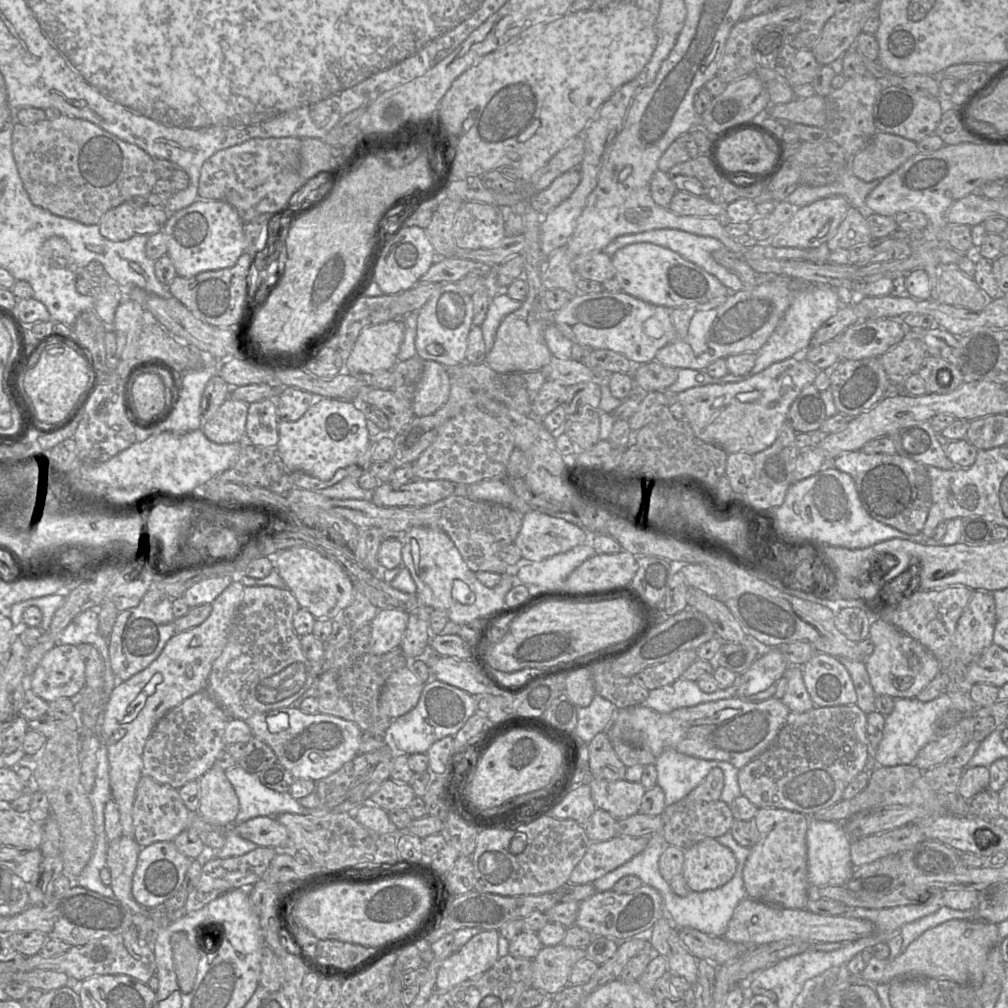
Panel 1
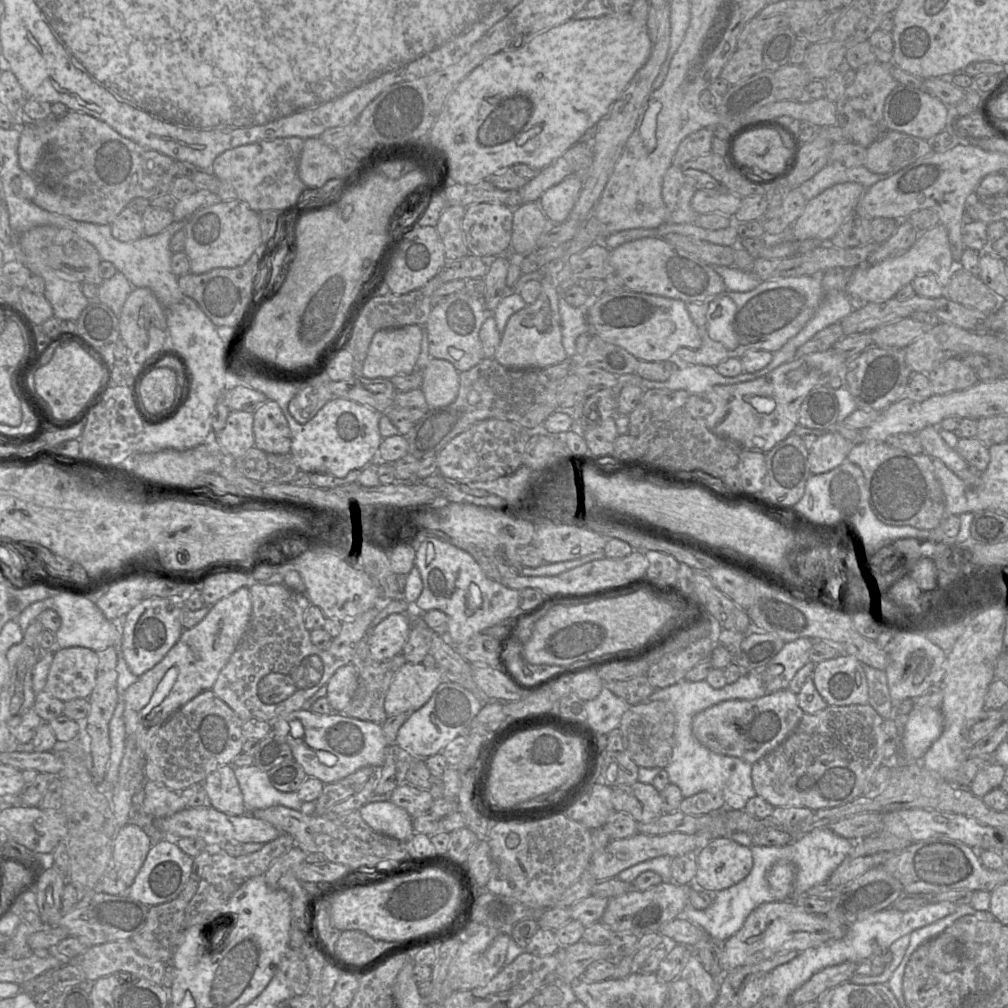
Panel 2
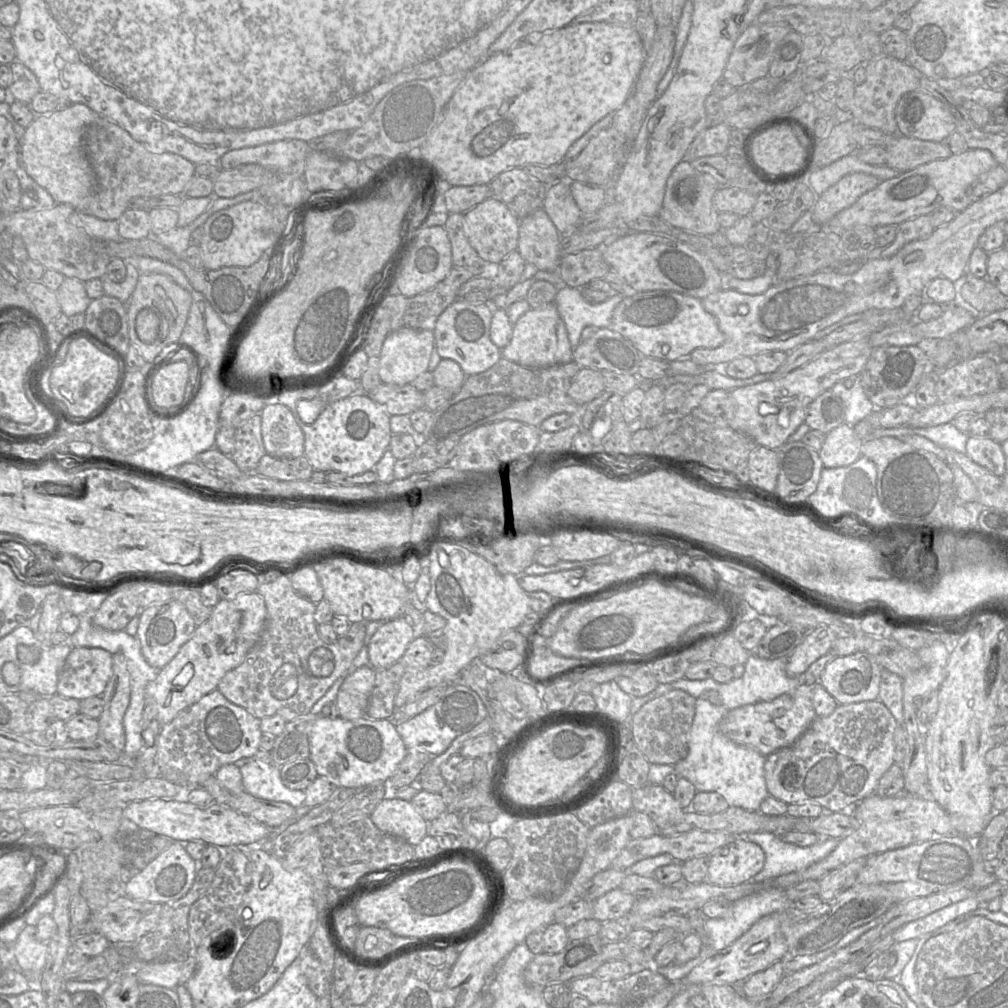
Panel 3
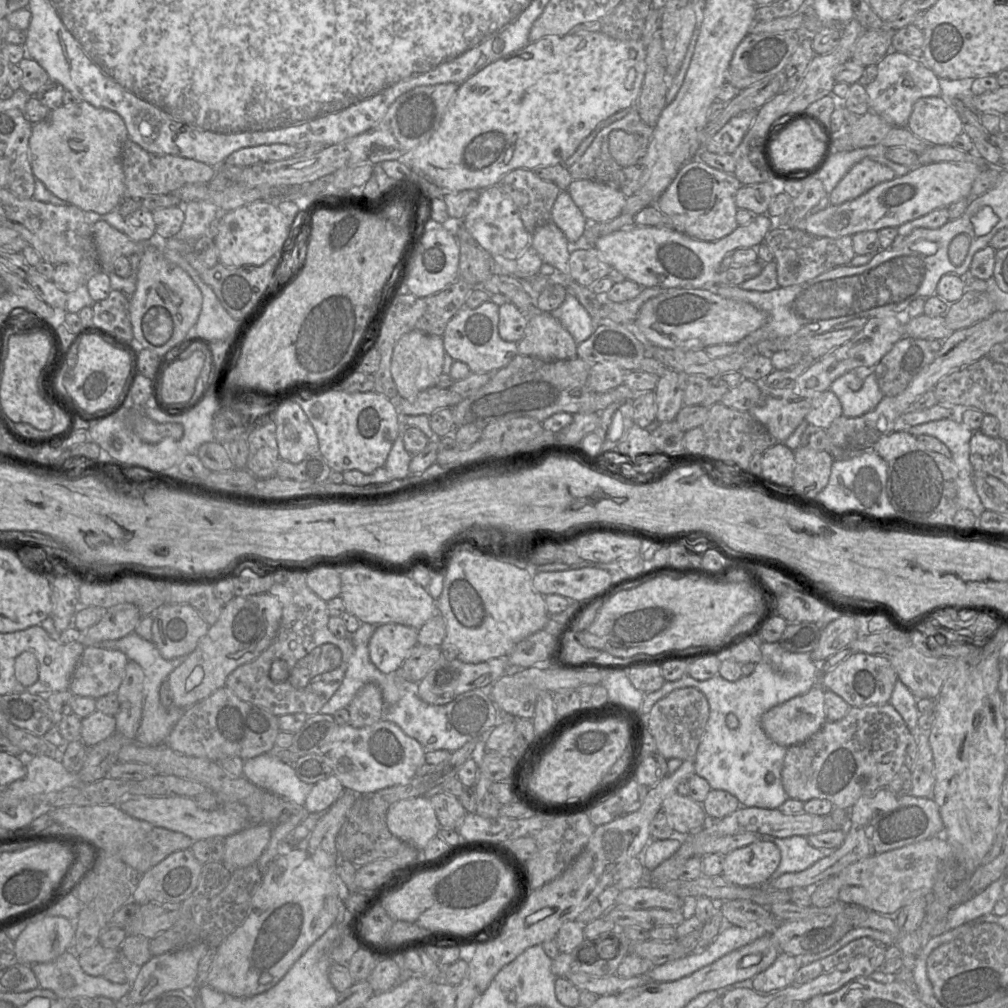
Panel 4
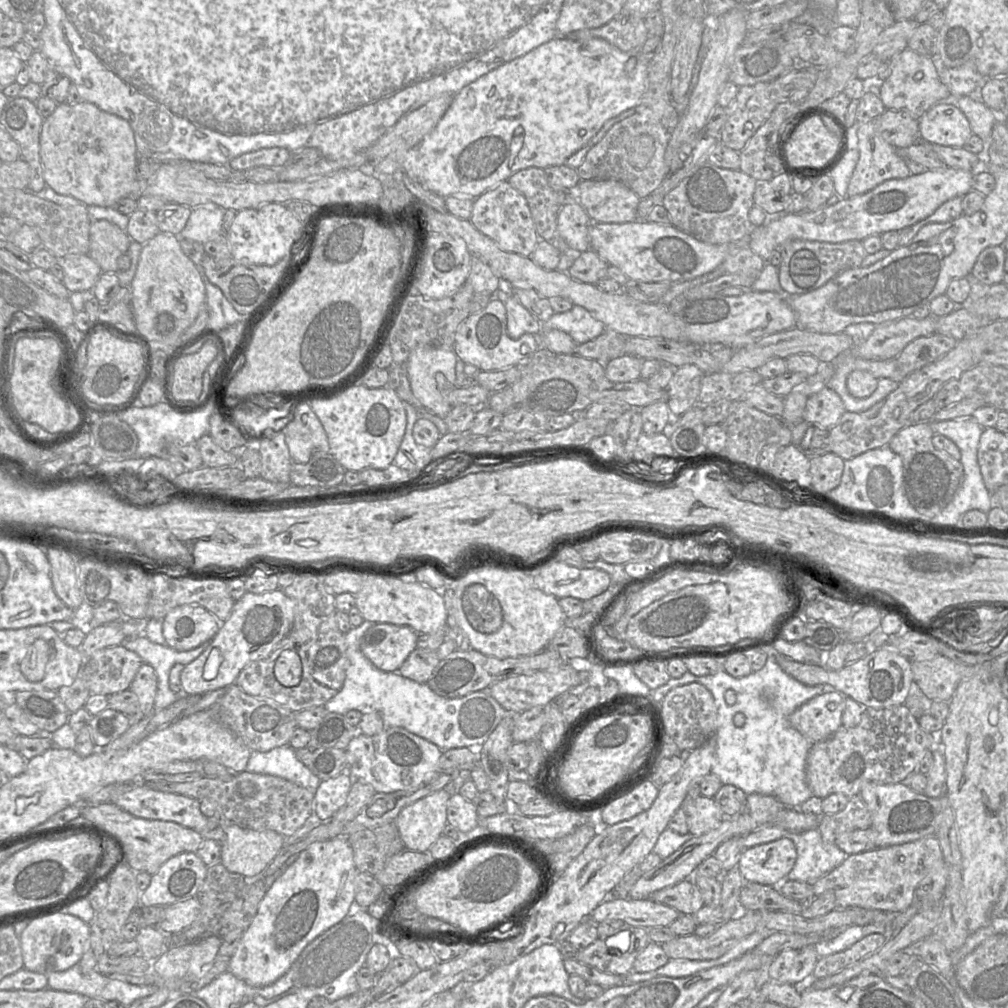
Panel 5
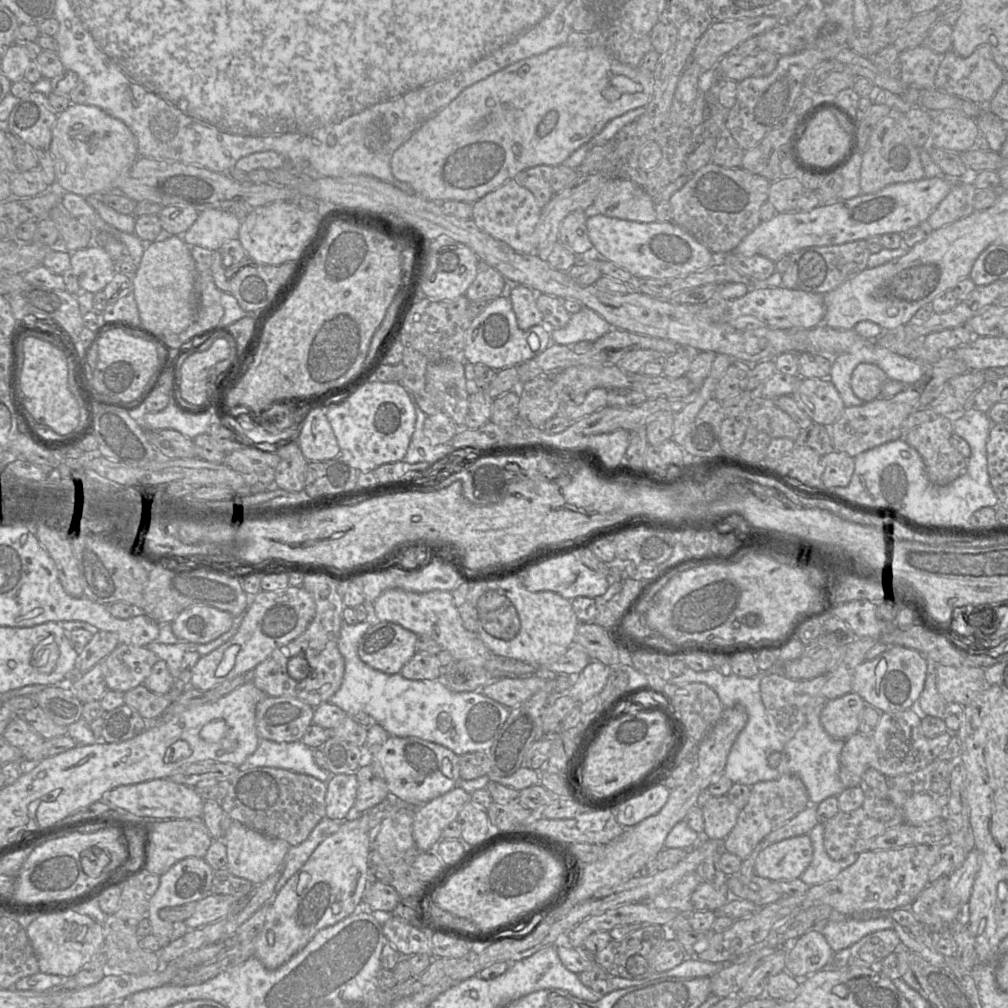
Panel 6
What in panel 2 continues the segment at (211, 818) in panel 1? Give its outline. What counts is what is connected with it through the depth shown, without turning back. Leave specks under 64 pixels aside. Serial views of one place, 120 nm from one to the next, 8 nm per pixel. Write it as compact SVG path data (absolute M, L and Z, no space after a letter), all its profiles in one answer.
M232 765L218 767L205 778L203 786L208 804L216 810L233 816L246 813L243 794Z

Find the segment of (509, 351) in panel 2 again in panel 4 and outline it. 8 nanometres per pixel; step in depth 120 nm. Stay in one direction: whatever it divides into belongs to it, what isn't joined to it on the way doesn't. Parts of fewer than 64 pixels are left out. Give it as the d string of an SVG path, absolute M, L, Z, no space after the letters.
M535 312L528 317L524 336L517 342L519 355L543 361L577 357L578 344L559 320L545 312Z

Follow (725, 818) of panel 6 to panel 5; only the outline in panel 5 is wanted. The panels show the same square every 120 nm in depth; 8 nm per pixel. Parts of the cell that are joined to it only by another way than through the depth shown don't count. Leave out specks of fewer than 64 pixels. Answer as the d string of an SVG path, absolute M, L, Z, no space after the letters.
M687 797L681 808L686 813L689 833L693 837L700 836L715 829L725 818L720 807L710 797Z

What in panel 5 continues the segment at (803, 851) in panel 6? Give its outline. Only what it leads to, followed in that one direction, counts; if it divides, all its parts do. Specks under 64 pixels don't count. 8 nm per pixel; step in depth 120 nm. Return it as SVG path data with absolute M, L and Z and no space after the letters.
M783 837L744 849L739 857L738 868L748 882L778 887L787 880L796 859L795 844Z

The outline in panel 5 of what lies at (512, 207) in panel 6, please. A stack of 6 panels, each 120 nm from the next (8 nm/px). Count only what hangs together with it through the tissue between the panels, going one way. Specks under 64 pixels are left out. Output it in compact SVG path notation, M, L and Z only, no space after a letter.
M508 181L494 186L475 198L469 220L500 249L524 257L531 256L540 240L526 198Z

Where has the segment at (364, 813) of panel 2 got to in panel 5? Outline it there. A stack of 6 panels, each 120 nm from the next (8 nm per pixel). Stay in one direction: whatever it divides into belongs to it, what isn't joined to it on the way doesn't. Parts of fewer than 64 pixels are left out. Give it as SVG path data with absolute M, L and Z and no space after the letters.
M436 791L403 808L394 824L401 841L409 851L424 853L442 835L447 822L447 802L450 794Z

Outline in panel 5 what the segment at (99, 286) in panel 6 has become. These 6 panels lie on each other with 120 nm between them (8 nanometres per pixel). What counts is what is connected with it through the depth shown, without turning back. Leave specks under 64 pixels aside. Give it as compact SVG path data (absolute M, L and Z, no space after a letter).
M88 254L65 256L60 260L63 268L63 285L70 293L90 291L102 274L99 265Z

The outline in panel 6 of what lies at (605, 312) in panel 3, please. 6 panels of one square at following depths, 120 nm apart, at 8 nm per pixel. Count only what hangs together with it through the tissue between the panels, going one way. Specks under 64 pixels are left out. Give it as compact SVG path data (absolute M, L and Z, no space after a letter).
M583 307L579 312L571 314L569 323L563 328L550 332L551 343L573 345L580 341L595 342L613 328L595 311Z

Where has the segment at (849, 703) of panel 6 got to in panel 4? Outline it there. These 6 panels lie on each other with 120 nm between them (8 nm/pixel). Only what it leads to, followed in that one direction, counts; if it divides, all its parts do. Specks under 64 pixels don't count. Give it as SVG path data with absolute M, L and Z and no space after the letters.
M820 683L807 693L791 698L762 715L766 735L783 747L800 744L814 735L827 721L824 692Z

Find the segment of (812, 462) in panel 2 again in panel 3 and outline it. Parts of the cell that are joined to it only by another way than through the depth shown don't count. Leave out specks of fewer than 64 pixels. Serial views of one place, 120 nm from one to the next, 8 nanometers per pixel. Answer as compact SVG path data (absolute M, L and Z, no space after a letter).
M845 423L826 434L819 451L824 468L846 467L857 461L861 455L863 441L853 428Z

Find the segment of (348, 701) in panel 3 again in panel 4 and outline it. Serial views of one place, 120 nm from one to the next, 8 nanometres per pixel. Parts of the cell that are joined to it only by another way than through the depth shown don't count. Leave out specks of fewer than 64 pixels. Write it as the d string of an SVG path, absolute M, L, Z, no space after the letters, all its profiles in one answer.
M367 683L355 695L347 710L350 725L355 728L370 726L384 717L382 692L375 683Z

